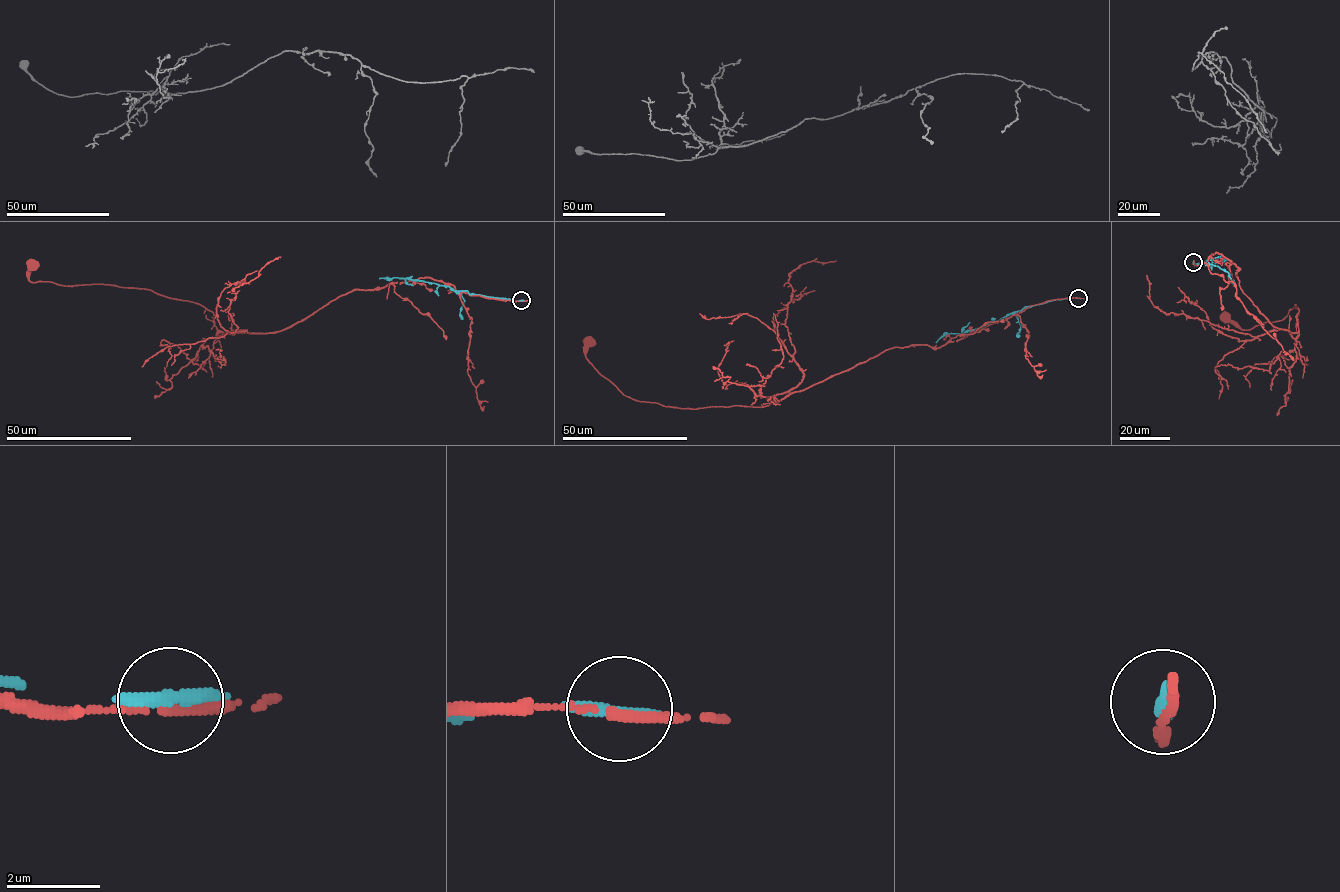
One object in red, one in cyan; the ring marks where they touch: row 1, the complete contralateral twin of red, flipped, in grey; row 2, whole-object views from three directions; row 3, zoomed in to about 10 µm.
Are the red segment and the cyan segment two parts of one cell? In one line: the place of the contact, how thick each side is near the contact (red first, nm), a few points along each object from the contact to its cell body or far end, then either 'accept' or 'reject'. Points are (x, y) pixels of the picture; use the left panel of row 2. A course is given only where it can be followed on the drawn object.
at (521, 300); 190 nm thick on the red side, 360 nm on the other; red runs (521, 300), (423, 277), (353, 290), (277, 331), (226, 333), (199, 304), (139, 288), (32, 282), (32, 266); cyan runs (521, 300), (470, 294), (424, 280), (379, 278); reject

